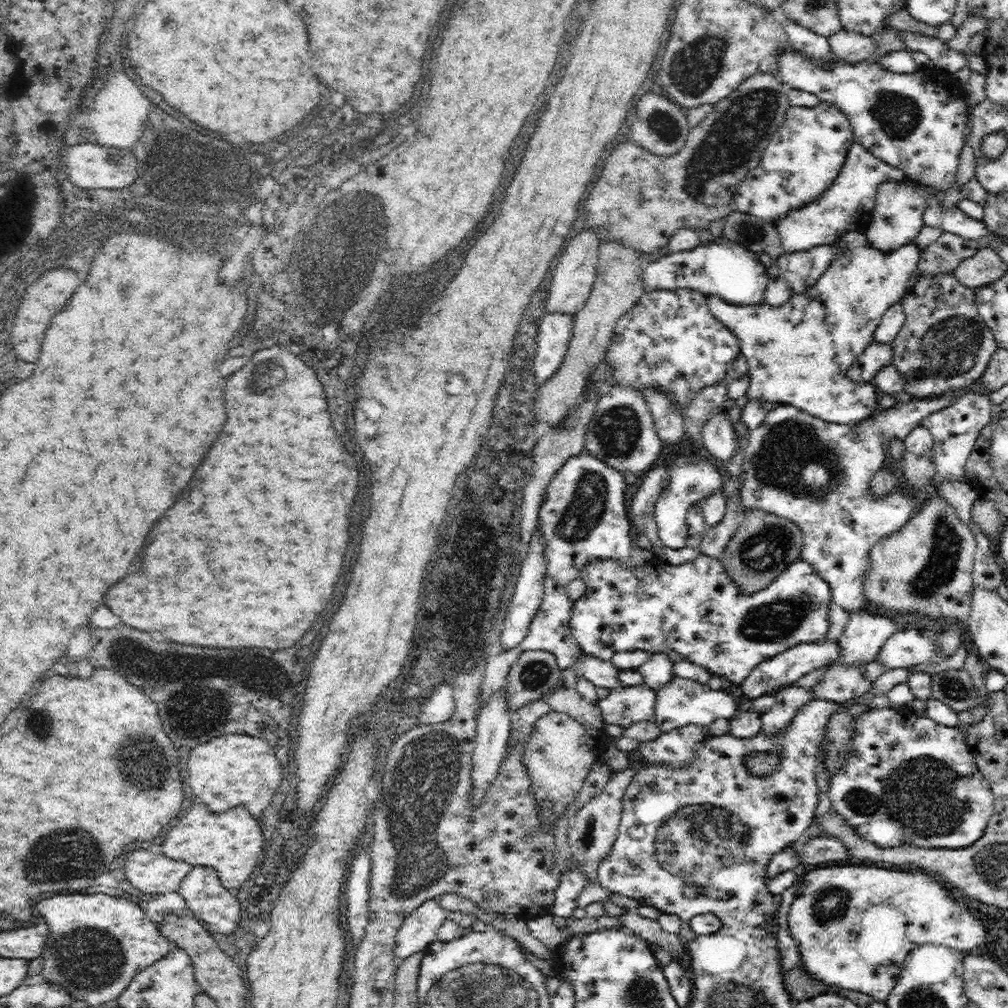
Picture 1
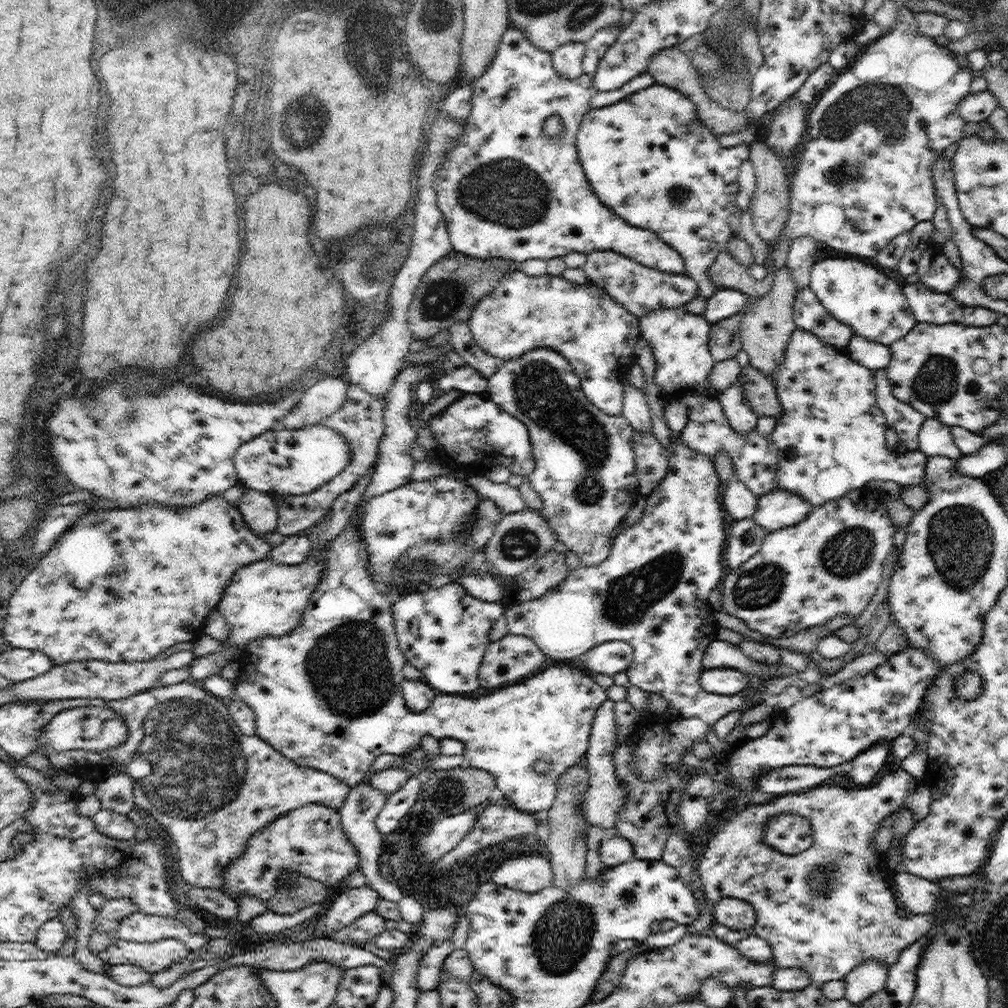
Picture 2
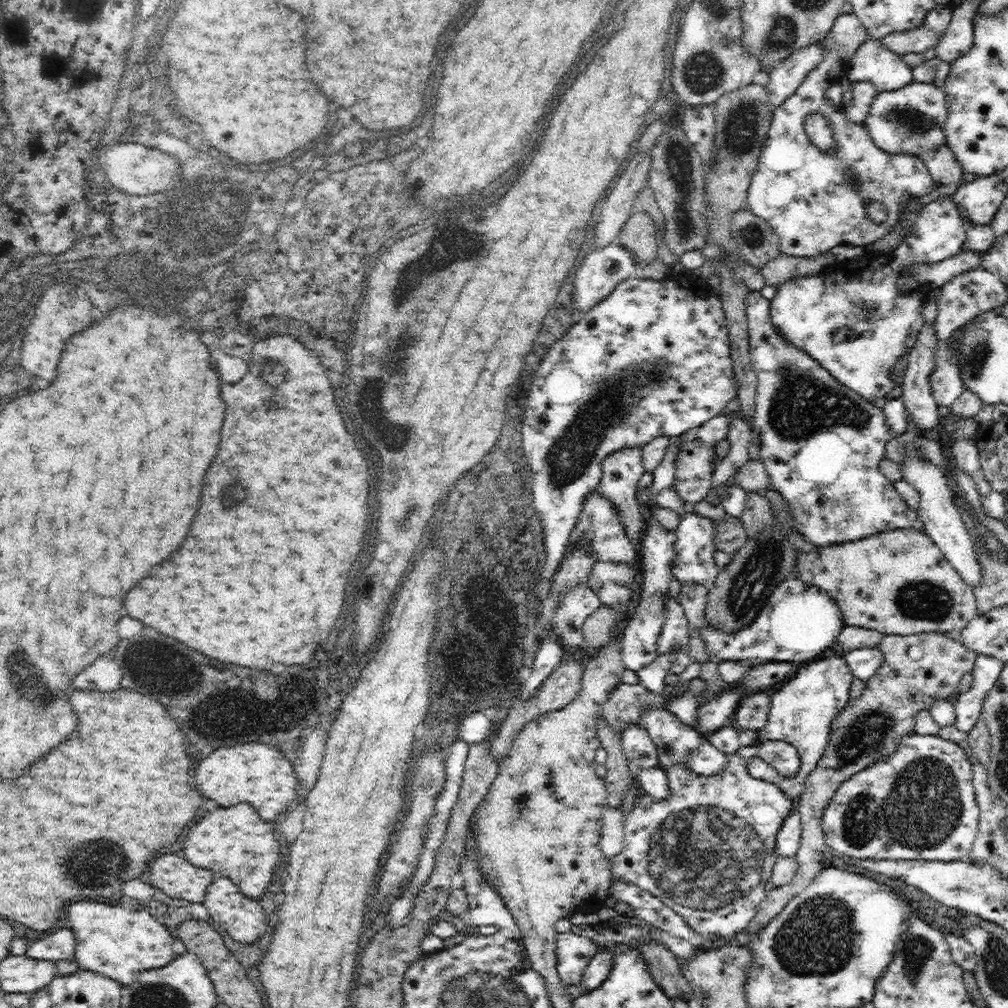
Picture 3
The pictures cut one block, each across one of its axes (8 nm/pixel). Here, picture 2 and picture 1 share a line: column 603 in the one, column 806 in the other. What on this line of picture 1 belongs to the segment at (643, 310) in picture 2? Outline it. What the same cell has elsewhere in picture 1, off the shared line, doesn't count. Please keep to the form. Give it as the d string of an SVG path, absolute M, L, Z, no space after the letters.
M816 246L806 252L784 254L776 258L776 262L782 278L790 284L792 294L804 294L824 276L834 256L836 250L832 246Z

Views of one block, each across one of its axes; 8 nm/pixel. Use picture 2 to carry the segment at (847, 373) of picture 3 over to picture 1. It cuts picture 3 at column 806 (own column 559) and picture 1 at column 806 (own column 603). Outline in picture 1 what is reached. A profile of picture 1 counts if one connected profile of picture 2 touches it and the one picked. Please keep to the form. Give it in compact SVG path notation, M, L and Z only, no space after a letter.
M860 230L842 234L830 246L836 250L836 256L830 262L824 276L818 278L818 282L812 288L808 288L804 294L794 294L786 304L776 308L770 308L768 304L734 306L718 296L708 296L708 308L724 326L728 326L734 332L734 336L740 340L742 356L748 358L750 364L750 388L746 394L748 400L762 398L778 404L790 404L830 424L834 422L834 424L856 426L862 420L870 418L876 410L880 410L878 402L882 394L878 392L874 382L866 384L850 382L846 370L850 368L852 360L860 356L874 342L872 336L880 326L884 314L894 304L902 302L902 298L906 296L910 276L914 276L918 270L922 250L916 244L908 244L892 254L884 254L882 250L874 248L868 242L866 232Z

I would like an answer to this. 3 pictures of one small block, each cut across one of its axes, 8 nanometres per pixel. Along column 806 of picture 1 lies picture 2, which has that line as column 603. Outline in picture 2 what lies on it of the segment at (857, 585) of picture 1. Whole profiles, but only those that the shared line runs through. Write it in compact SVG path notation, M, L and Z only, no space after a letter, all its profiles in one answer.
M535 348L535 350L529 350L529 354L517 358L517 360L509 360L509 362L499 362L499 370L487 378L487 390L485 390L485 396L489 400L493 400L497 406L501 406L501 410L505 410L507 414L511 414L513 418L517 418L519 422L523 422L529 430L529 442L531 442L531 452L533 452L533 460L535 460L535 470L533 474L529 474L529 482L533 486L533 490L539 494L541 498L541 516L547 520L549 528L555 532L557 540L559 540L559 546L563 550L569 550L573 552L581 566L601 566L601 562L605 562L605 558L609 558L609 550L613 548L613 530L619 528L627 516L627 510L635 504L635 498L641 496L639 494L639 480L637 480L637 470L635 470L635 456L633 456L633 448L631 448L631 438L633 438L633 428L631 424L627 422L625 416L607 416L603 414L597 406L593 406L585 394L581 392L581 384L579 384L579 378L577 374L573 372L571 364L565 362L565 358L557 356L555 350L549 350L549 348Z

